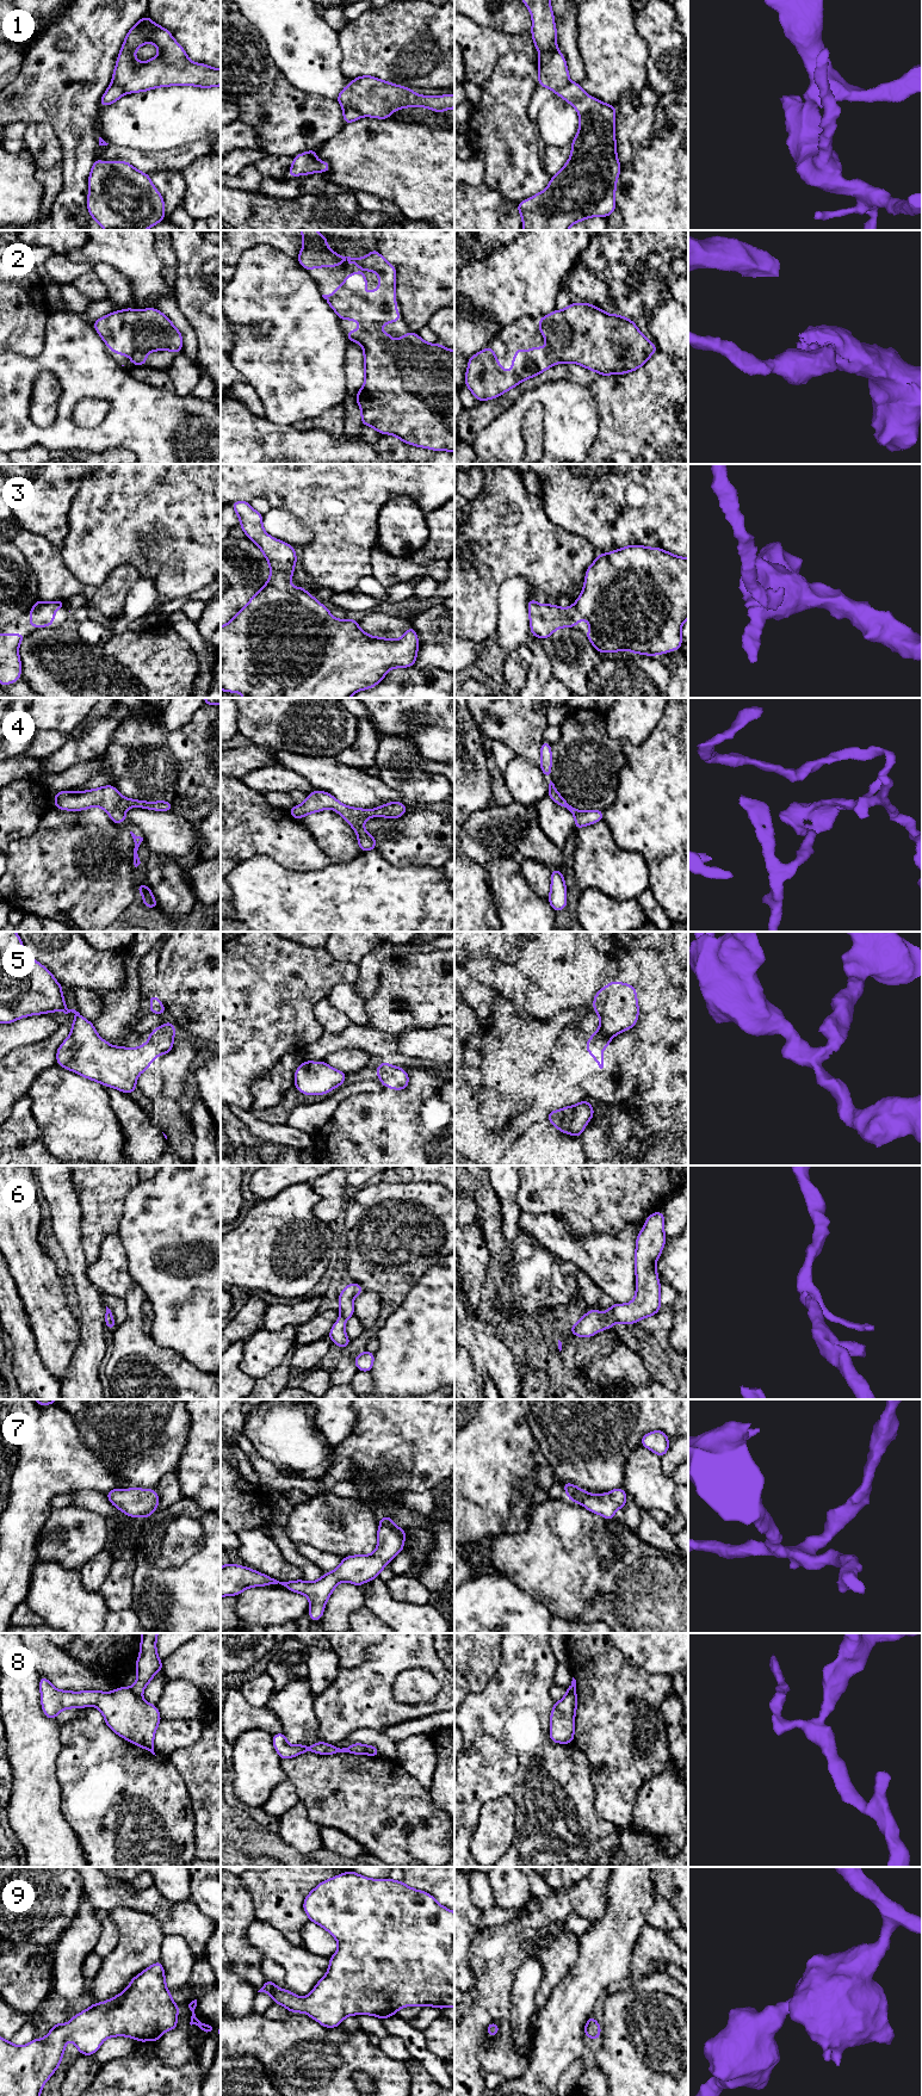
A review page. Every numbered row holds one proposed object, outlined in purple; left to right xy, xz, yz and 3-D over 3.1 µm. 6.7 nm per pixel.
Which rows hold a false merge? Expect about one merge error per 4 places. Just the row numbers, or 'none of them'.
1, 8

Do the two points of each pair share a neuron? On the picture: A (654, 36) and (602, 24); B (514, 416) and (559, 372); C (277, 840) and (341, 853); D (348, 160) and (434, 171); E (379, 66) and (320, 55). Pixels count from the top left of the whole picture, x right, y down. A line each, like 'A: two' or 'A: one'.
A: two
B: two
C: two
D: one
E: two

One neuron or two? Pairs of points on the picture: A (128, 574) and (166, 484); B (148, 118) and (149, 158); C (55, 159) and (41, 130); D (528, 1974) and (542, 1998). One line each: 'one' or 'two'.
A: two
B: two
C: one
D: two

